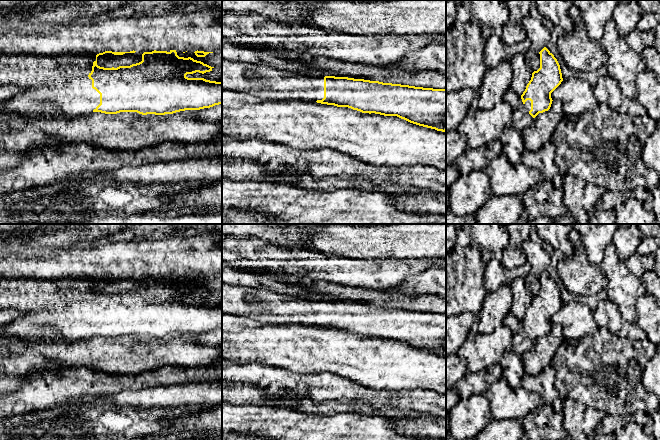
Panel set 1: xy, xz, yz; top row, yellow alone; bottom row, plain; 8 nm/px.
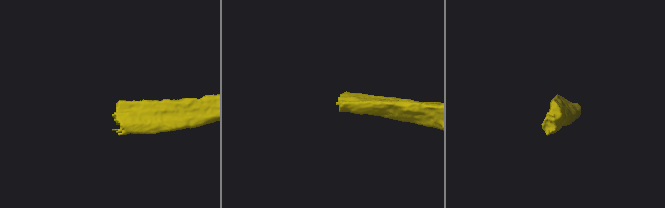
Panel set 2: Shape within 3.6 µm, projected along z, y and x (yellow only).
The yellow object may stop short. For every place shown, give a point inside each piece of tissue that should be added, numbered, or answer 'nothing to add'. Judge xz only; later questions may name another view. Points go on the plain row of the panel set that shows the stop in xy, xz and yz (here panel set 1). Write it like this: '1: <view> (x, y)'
1: xz (265, 306)

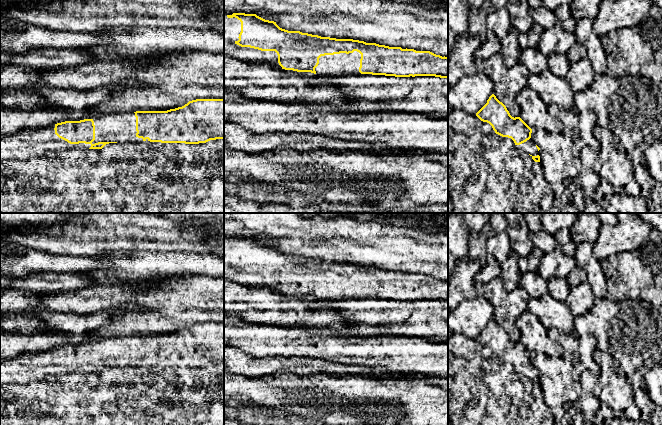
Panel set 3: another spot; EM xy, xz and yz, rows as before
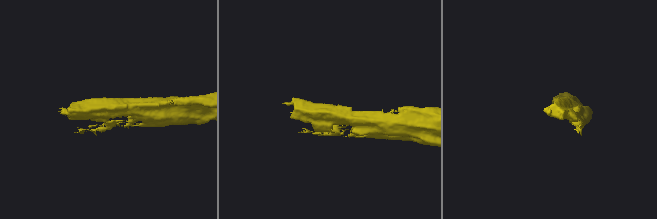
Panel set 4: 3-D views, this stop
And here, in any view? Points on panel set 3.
1: xy (120, 351)

